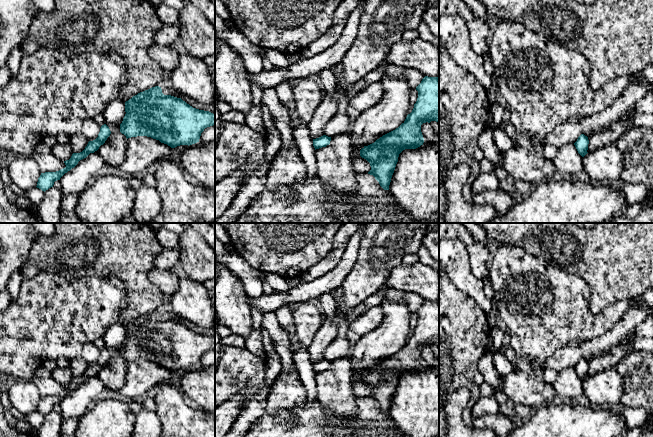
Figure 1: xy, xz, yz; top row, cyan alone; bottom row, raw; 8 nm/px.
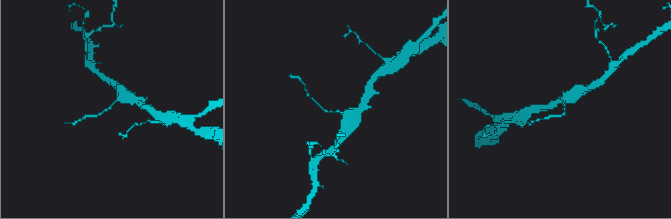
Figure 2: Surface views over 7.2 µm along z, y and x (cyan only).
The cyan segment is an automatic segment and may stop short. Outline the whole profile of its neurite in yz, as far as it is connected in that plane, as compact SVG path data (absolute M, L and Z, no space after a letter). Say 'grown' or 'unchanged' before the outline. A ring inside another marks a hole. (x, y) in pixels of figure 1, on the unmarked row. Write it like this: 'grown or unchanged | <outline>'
unchanged | M581 358L577 365L574 367L578 377L584 381L588 376L588 368L589 368L589 364L588 361L585 360L584 358Z

